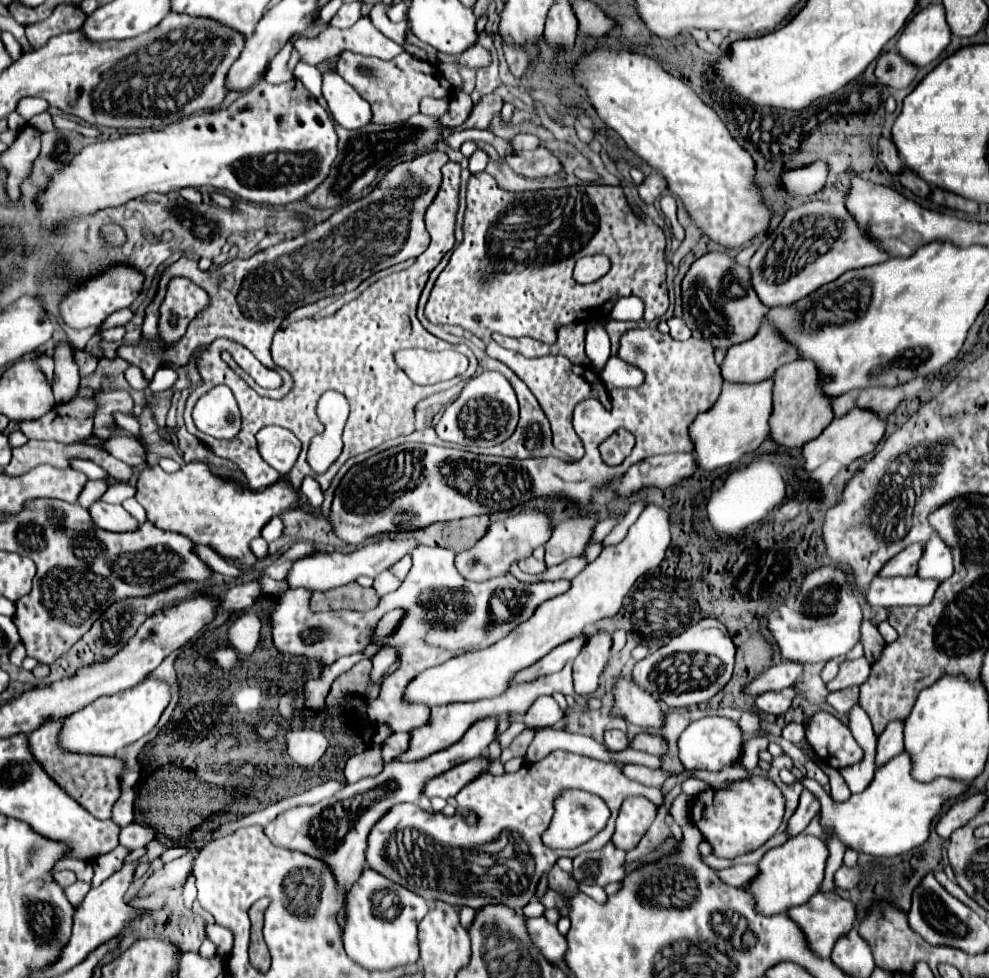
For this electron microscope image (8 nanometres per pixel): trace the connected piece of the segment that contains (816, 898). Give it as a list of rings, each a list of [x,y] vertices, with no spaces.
[[[820,890],[806,904],[790,908],[788,914],[790,918],[794,918],[794,922],[798,922],[798,926],[802,926],[802,932],[806,934],[806,942],[810,942],[810,948],[814,950],[814,954],[818,954],[818,958],[828,958],[834,942],[846,930],[850,930],[856,920],[854,902],[840,898],[836,892],[820,892]]]

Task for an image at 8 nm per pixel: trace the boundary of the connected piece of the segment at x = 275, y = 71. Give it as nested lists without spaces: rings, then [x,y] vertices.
[[[288,41],[280,52],[276,54],[274,60],[270,62],[268,72],[264,74],[264,78],[266,78],[268,82],[272,82],[272,84],[280,84],[280,82],[286,82],[286,80],[292,80],[292,78],[294,78],[294,74],[288,72],[288,68],[286,68],[286,62],[290,59],[292,49],[293,44],[291,41]]]

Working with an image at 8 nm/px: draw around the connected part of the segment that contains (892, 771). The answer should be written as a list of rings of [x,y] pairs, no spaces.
[[[898,754],[888,764],[876,768],[874,780],[868,788],[860,794],[852,794],[846,802],[836,802],[828,796],[822,786],[814,780],[804,780],[804,786],[820,798],[820,826],[822,826],[822,840],[838,838],[846,848],[856,852],[874,856],[874,858],[888,858],[904,854],[916,846],[920,846],[928,834],[932,820],[940,814],[942,804],[948,798],[964,796],[968,784],[950,780],[950,778],[936,778],[932,782],[918,782],[910,776],[910,756]]]

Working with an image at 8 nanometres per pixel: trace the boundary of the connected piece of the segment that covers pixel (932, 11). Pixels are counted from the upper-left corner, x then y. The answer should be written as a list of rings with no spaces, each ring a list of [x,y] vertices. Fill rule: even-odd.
[[[932,4],[922,8],[904,28],[896,42],[896,52],[914,66],[926,66],[936,60],[950,42],[950,28],[946,24],[944,6]]]

